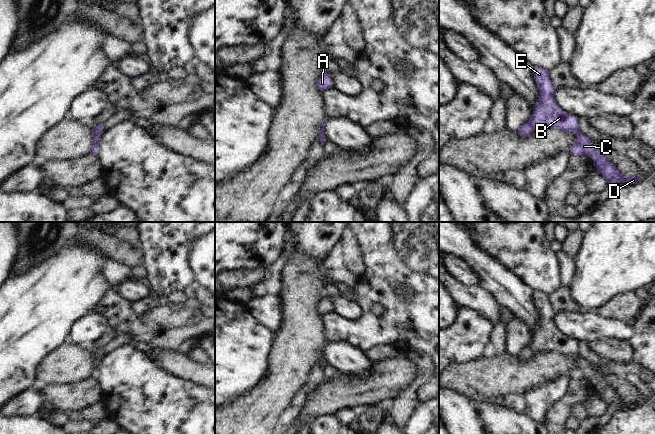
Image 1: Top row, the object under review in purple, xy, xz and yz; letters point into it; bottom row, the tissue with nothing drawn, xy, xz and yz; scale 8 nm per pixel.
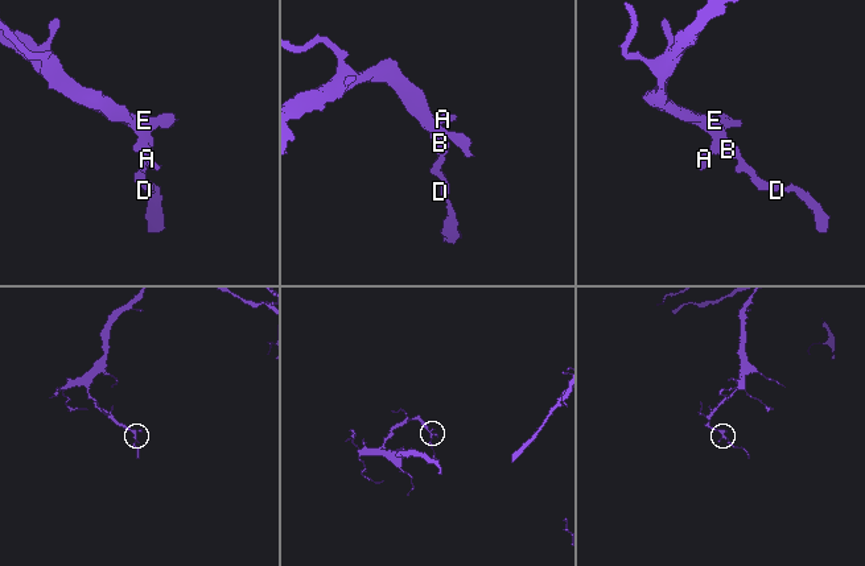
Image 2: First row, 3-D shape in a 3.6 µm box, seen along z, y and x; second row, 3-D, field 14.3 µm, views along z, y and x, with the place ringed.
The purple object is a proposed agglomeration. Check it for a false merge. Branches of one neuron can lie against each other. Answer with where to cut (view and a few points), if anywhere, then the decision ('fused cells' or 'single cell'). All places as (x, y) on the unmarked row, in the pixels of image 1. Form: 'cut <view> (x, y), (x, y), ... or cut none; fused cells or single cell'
cut none; single cell

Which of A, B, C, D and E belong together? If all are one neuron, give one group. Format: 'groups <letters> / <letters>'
groups A B C D E

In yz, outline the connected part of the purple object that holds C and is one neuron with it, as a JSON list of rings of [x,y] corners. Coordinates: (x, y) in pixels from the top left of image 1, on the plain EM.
[[[534,291],[534,303],[539,313],[539,326],[527,347],[524,347],[517,358],[521,361],[528,361],[537,351],[552,352],[563,356],[574,356],[577,361],[570,372],[570,378],[574,380],[586,379],[593,384],[593,390],[597,396],[609,406],[635,408],[639,406],[640,400],[625,401],[616,390],[608,385],[606,377],[600,375],[591,364],[580,356],[578,342],[562,334],[555,325],[556,313],[549,302],[549,295]]]

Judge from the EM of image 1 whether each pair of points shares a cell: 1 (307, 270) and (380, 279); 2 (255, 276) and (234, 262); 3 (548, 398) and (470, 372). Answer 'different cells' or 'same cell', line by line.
1: different cells
2: different cells
3: different cells

